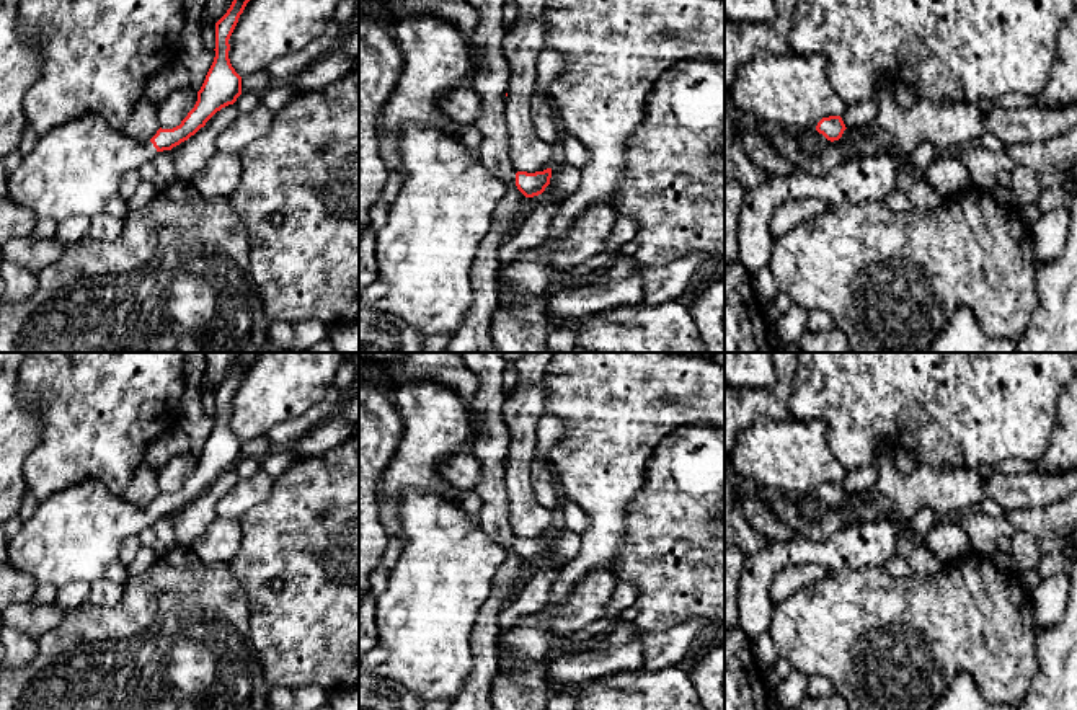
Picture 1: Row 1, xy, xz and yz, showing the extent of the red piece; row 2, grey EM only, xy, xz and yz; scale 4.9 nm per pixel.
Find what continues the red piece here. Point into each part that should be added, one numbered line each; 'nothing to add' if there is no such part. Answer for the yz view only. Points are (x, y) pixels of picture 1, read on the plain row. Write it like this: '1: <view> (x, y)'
nothing to add

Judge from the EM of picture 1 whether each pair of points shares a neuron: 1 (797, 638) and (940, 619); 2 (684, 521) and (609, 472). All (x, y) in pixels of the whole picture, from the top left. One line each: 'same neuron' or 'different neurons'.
1: same neuron
2: different neurons

